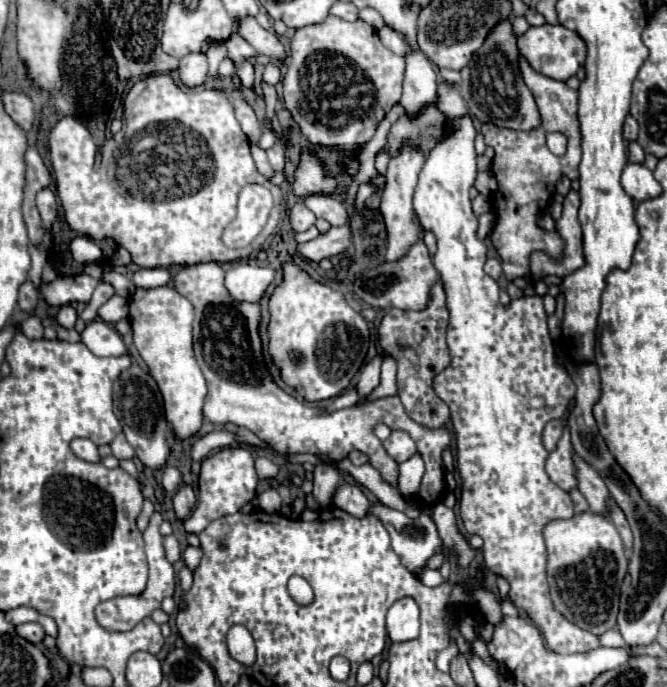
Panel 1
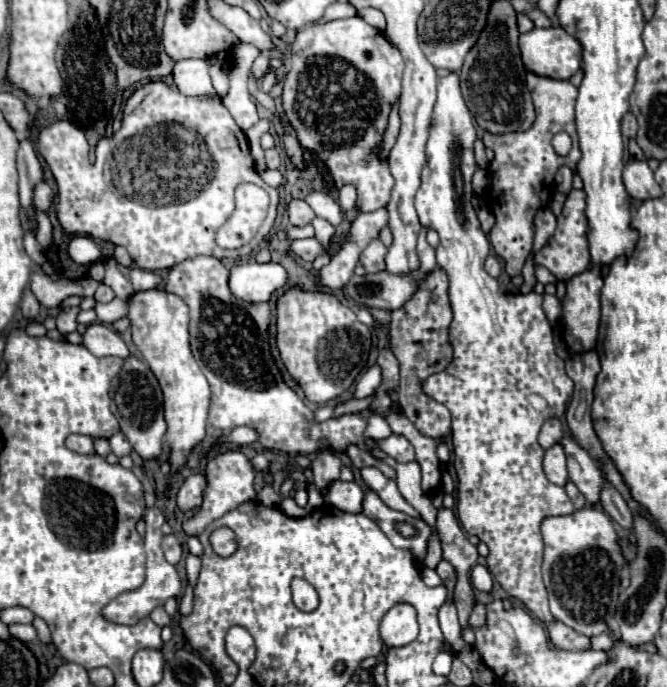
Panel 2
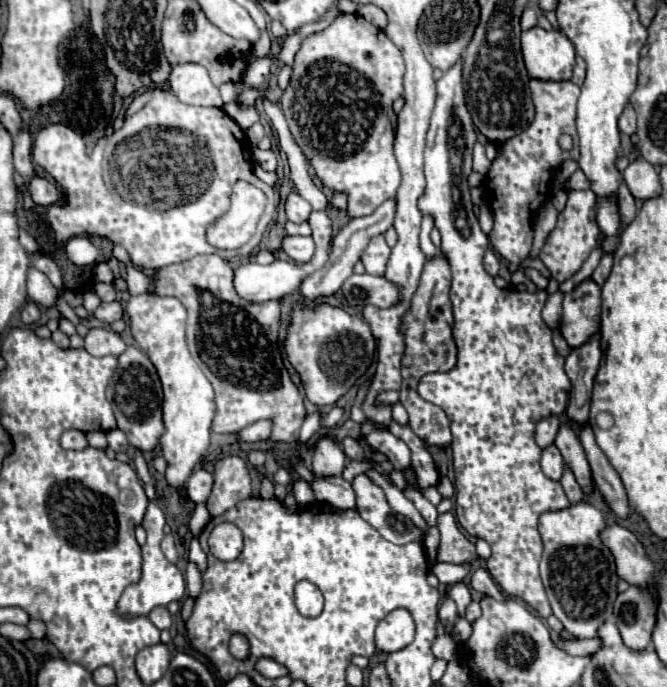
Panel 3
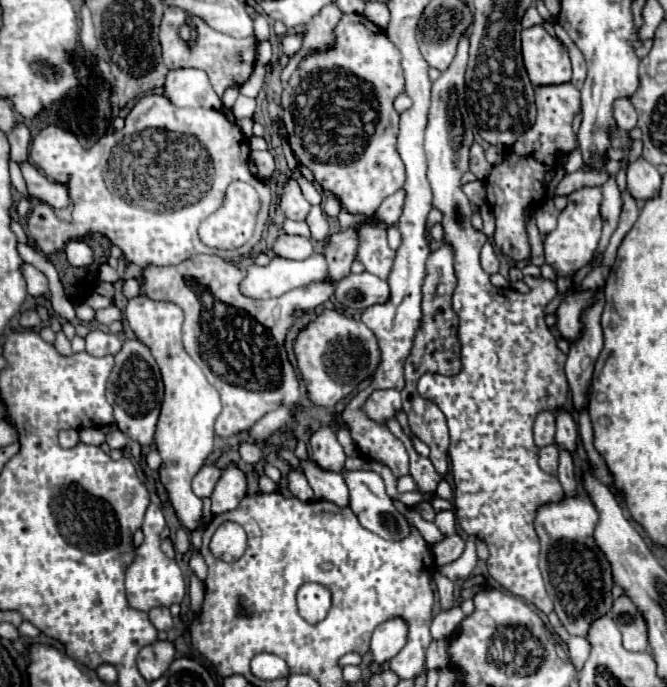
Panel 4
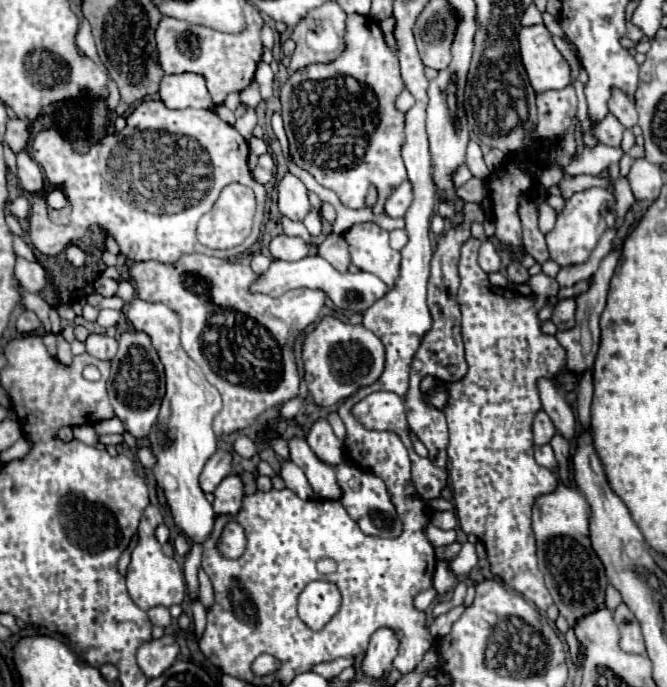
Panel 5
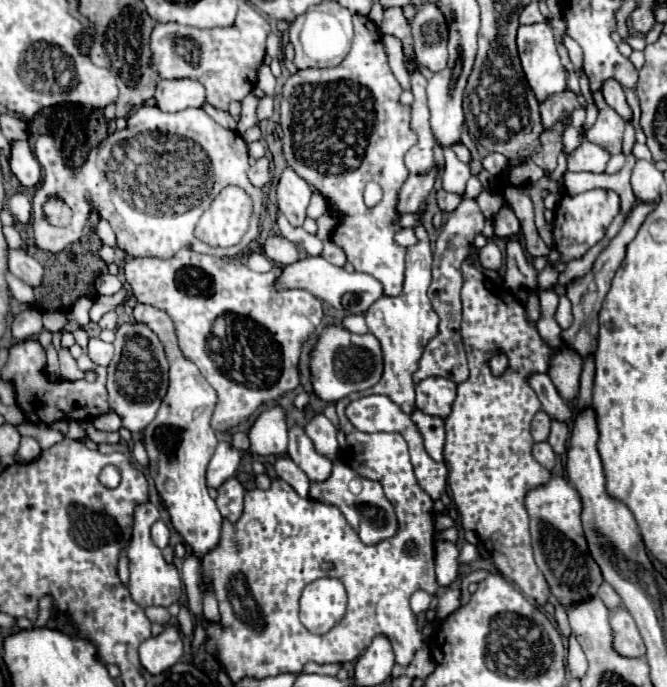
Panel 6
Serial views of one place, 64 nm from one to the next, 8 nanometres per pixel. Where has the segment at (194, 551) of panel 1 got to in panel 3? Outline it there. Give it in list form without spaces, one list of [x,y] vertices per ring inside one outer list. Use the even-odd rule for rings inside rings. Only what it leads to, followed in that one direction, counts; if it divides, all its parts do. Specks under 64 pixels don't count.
[[[188,562],[188,566],[186,566],[186,588],[192,598],[196,598],[198,588],[202,588],[202,574],[194,562]]]

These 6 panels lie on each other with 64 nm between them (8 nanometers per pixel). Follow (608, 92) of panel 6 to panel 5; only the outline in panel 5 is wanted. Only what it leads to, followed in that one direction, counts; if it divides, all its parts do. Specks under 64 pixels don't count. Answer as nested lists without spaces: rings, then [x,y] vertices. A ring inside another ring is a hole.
[[[614,92],[608,108],[610,108],[610,114],[614,114],[624,128],[632,128],[638,122],[638,112],[624,92]]]

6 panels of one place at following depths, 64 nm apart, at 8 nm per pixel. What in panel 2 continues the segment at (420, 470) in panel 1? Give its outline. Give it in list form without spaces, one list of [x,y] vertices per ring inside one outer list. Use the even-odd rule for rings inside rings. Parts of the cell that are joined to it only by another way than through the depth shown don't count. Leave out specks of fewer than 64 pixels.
[[[406,462],[406,464],[396,464],[396,484],[400,494],[406,498],[408,504],[412,504],[422,520],[426,520],[430,526],[436,524],[436,508],[432,506],[430,498],[422,492],[420,488],[420,464]]]

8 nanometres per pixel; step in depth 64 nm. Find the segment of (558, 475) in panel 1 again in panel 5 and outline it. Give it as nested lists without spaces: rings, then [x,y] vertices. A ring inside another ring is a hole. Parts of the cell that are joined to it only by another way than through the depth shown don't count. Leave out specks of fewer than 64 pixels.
[[[544,444],[544,446],[536,446],[536,462],[548,470],[554,470],[556,468],[556,458],[554,458],[554,450],[550,444]]]

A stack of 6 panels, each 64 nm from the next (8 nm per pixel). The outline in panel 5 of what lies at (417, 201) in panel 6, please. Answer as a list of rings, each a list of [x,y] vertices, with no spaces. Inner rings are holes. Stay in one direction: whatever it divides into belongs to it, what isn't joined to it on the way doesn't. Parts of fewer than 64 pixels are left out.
[[[402,182],[398,186],[398,190],[386,200],[384,204],[384,212],[390,218],[402,218],[406,214],[406,208],[410,206],[412,200],[412,192],[410,192],[410,182]]]

